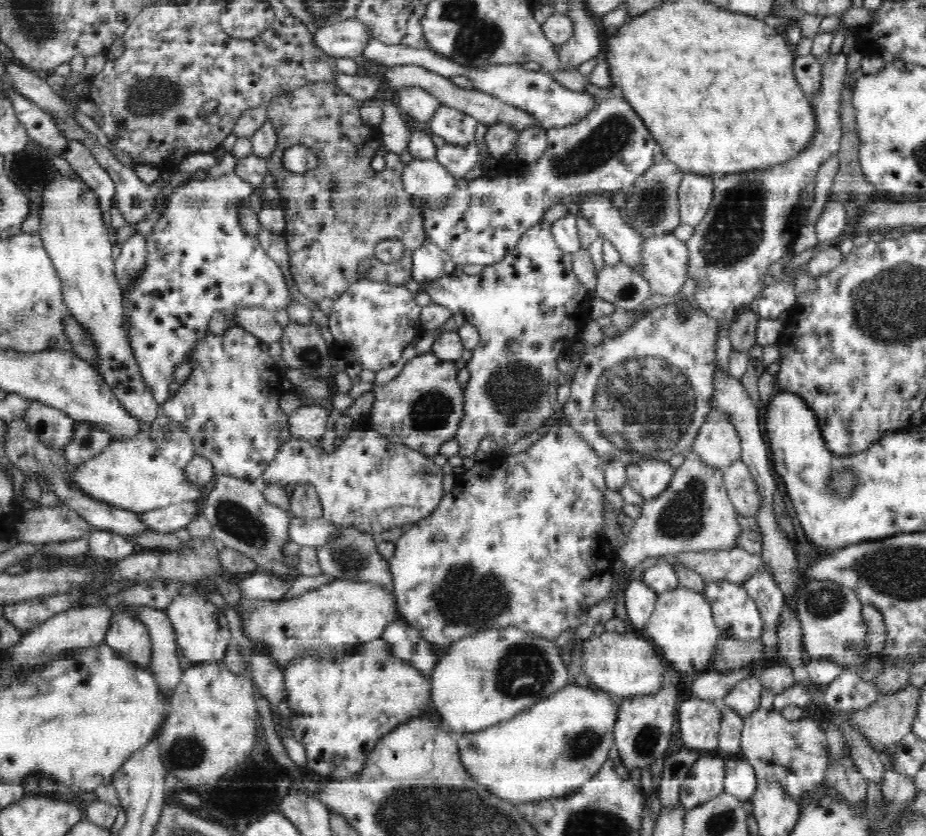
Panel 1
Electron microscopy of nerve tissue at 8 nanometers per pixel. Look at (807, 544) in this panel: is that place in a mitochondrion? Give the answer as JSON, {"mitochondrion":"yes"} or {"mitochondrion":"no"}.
{"mitochondrion":"no"}

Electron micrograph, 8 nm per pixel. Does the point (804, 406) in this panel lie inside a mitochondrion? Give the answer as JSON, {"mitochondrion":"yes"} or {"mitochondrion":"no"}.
{"mitochondrion":"no"}

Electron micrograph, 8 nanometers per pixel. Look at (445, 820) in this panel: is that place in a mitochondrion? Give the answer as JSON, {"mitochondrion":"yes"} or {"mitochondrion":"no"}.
{"mitochondrion":"yes"}

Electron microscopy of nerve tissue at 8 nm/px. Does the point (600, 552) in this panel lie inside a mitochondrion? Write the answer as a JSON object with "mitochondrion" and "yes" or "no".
{"mitochondrion":"no"}

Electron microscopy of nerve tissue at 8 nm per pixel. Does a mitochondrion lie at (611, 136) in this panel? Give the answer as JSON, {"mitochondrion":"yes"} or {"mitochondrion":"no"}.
{"mitochondrion":"yes"}

